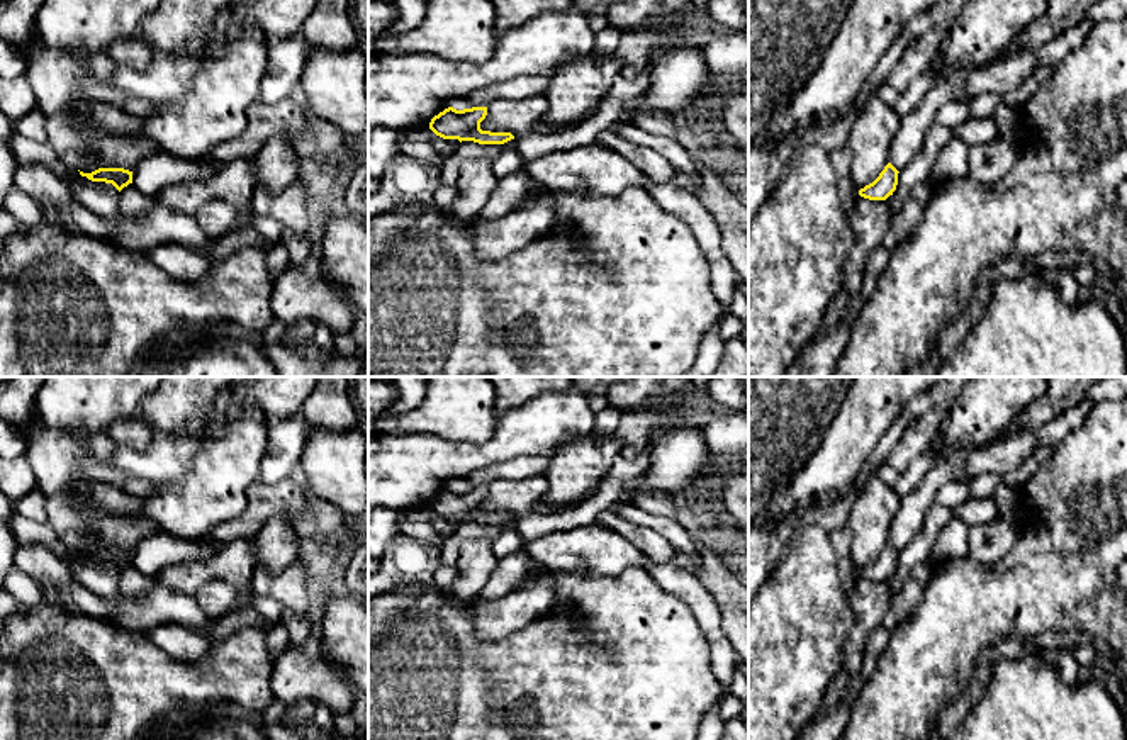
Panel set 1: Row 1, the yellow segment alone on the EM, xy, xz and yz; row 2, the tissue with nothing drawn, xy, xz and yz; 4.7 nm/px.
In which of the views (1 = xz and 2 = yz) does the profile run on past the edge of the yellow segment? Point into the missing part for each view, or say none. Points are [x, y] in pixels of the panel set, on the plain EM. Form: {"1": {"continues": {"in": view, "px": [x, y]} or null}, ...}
{"1": {"continues": null}, "2": {"continues": null}}

